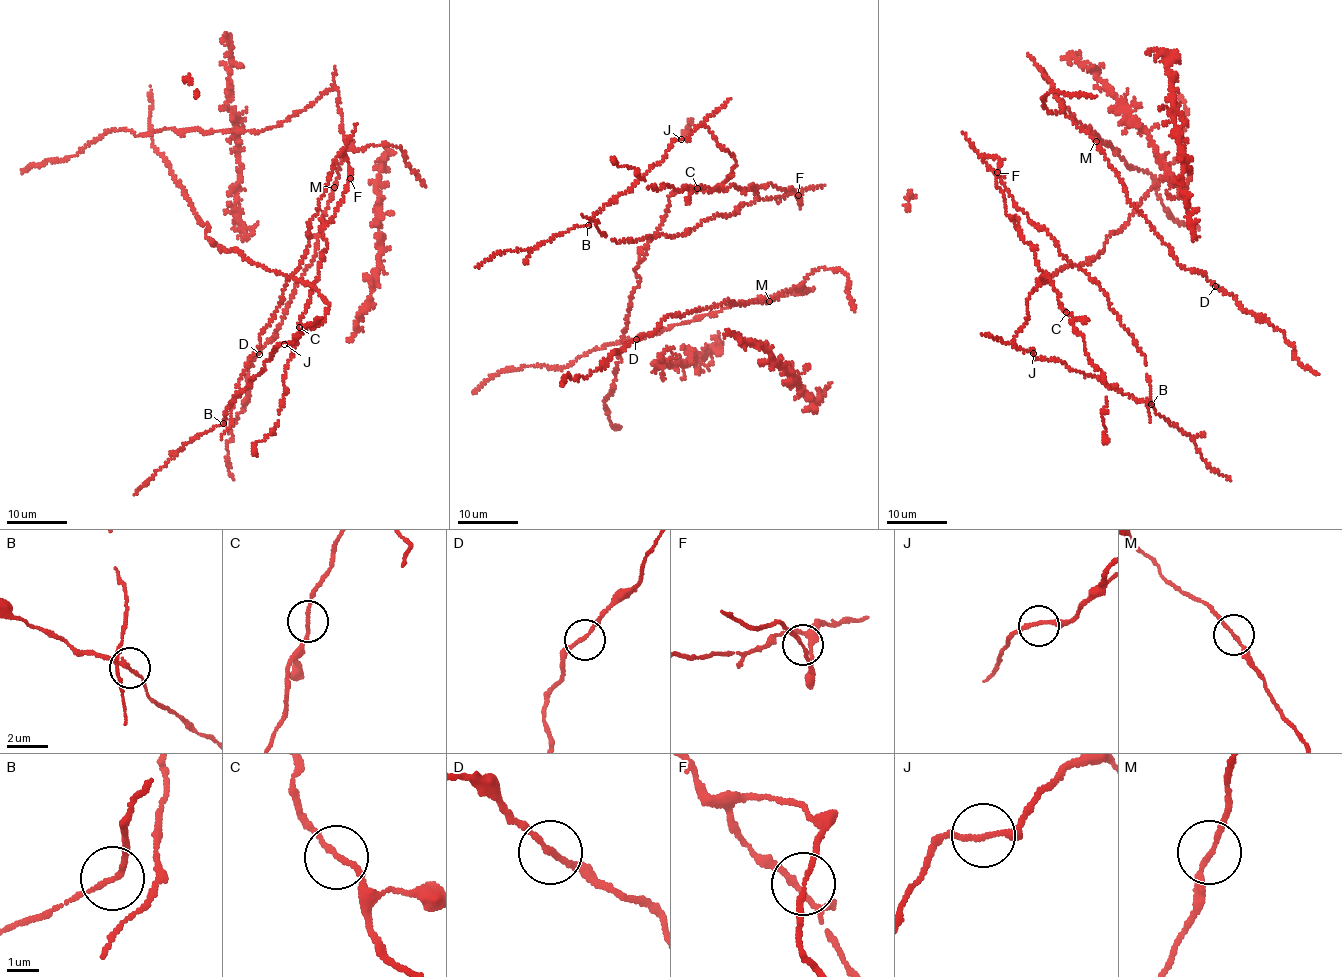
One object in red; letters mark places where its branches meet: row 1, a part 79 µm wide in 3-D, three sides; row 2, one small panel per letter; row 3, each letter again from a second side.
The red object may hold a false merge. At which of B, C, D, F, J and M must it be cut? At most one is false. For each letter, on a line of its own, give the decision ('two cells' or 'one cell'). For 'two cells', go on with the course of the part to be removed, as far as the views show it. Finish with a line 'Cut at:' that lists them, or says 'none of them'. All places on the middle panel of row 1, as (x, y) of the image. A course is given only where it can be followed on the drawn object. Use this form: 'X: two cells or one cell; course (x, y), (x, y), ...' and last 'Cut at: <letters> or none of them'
B: one cell
C: one cell
D: one cell
F: one cell
J: one cell
M: one cell
Cut at: none of them

